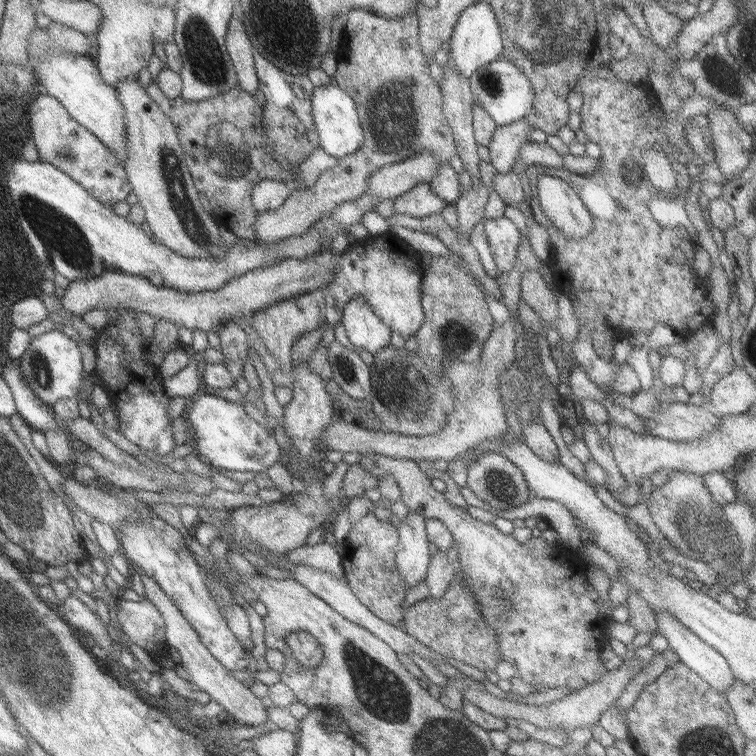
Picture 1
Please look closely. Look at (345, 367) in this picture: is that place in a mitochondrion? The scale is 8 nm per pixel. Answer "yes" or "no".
yes

